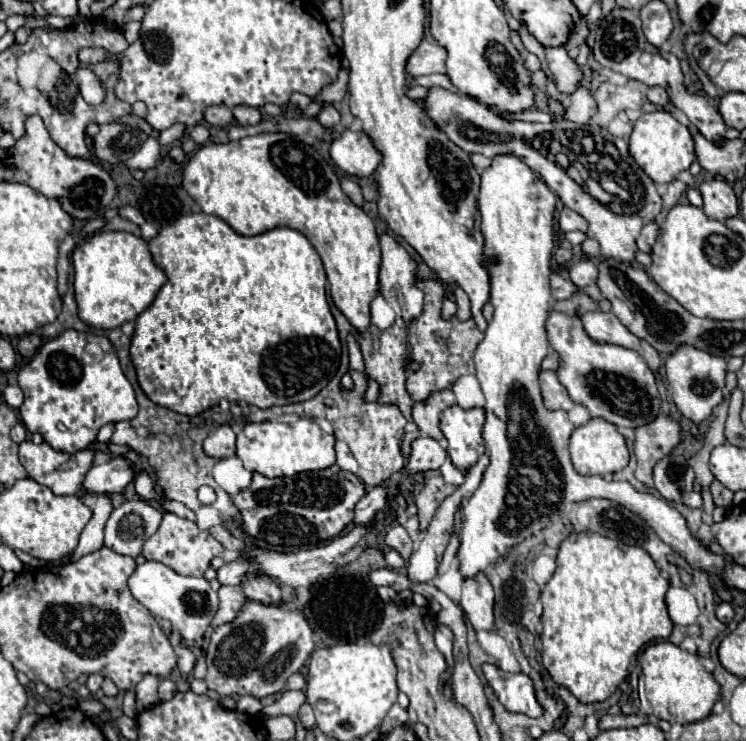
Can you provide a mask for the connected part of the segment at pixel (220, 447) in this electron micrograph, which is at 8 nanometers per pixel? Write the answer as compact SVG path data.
M228 424L220 426L204 440L204 454L210 458L230 458L236 454L236 434Z

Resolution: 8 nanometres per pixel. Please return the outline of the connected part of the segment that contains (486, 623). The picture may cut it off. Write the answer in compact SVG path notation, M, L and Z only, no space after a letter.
M482 572L474 578L464 578L460 606L474 630L494 630L494 590Z

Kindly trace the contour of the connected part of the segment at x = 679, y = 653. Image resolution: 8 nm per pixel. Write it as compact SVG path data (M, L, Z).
M656 642L648 646L640 654L638 662L642 666L638 681L640 710L647 715L668 720L670 724L692 724L704 720L712 712L714 702L720 698L720 684L710 672L706 672L700 658L672 642Z

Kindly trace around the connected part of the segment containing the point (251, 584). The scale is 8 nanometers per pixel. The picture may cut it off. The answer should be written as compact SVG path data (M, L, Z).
M250 576L244 584L244 594L250 598L250 600L256 600L260 604L282 604L284 598L282 598L282 590L280 586L268 578L268 576Z

